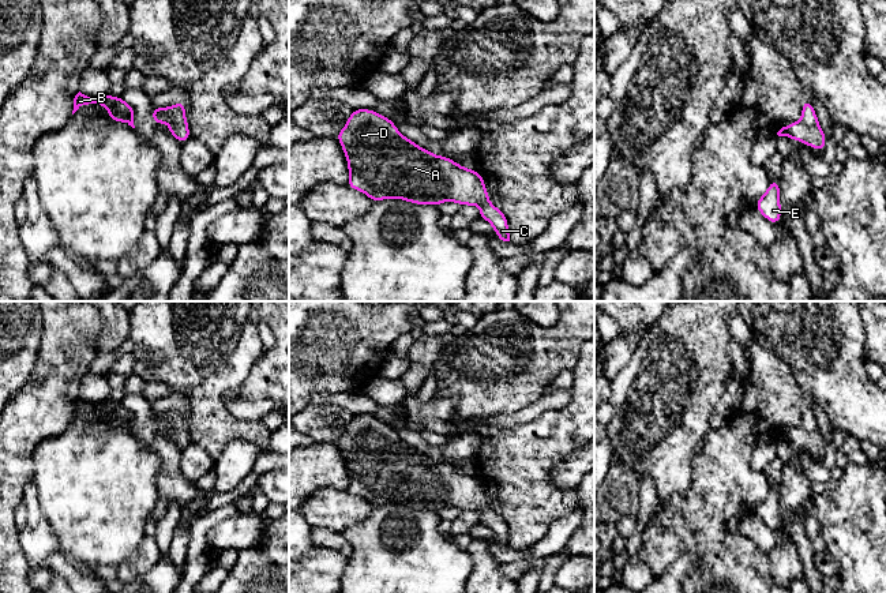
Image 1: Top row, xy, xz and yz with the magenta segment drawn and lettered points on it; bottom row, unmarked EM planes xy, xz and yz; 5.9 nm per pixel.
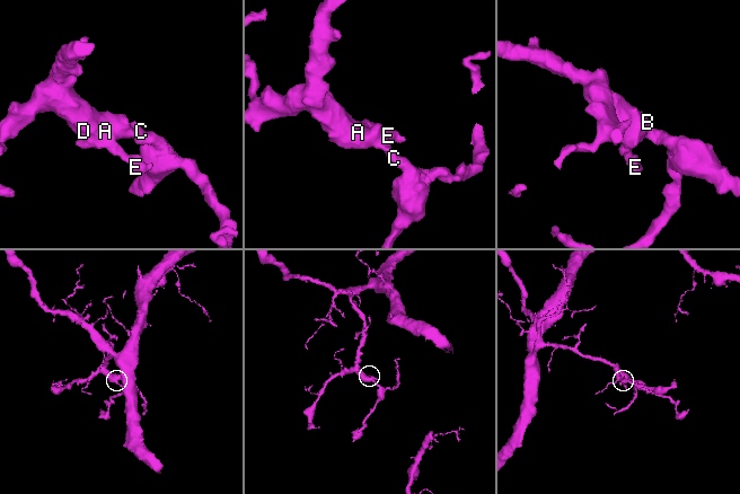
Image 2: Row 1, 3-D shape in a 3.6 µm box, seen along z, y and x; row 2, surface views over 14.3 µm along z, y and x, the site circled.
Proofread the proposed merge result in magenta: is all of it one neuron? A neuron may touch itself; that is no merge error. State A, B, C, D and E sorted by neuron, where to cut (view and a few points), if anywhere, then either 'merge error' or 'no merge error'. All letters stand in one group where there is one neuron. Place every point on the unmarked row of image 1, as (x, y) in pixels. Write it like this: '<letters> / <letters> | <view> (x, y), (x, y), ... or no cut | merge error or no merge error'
A B C D E | no cut | no merge error

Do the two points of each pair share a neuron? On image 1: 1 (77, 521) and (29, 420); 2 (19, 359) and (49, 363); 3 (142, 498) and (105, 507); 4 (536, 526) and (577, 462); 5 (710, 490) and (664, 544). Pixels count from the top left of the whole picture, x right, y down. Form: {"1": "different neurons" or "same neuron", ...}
{"1": "different neurons", "2": "different neurons", "3": "same neuron", "4": "different neurons", "5": "same neuron"}

